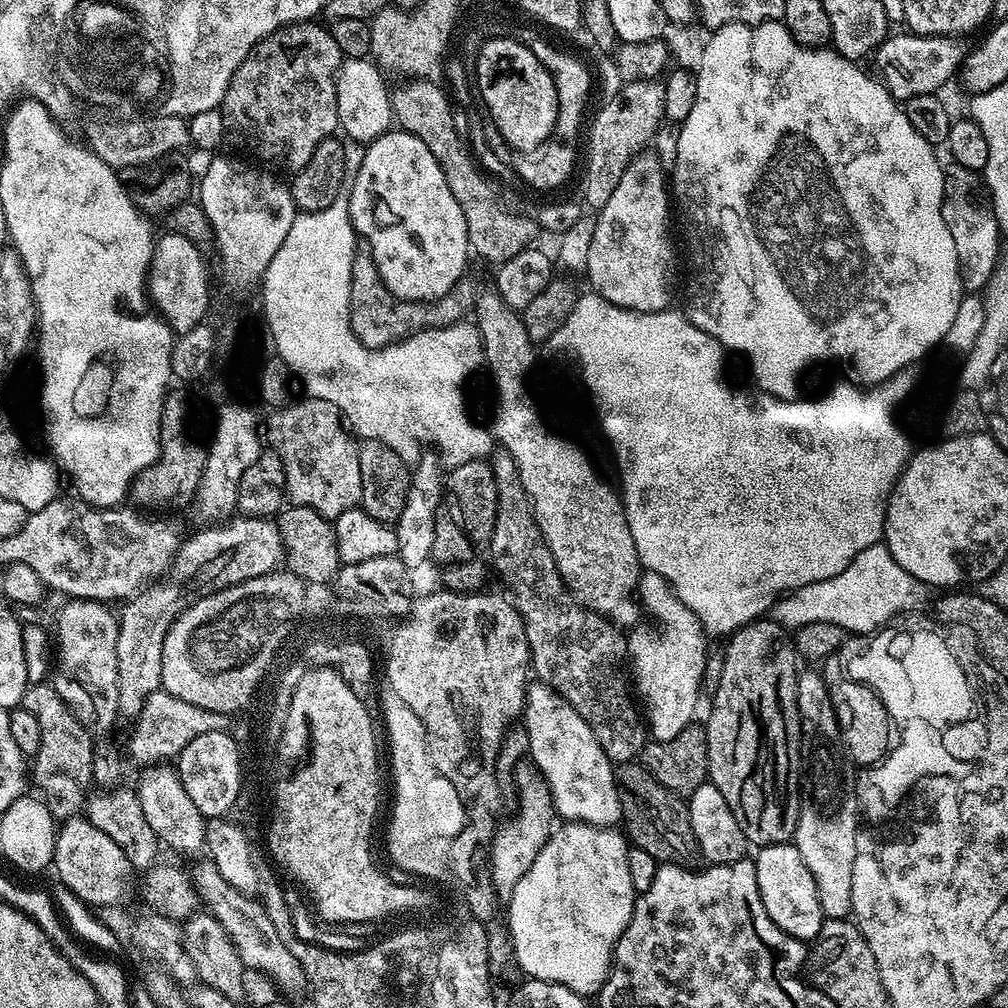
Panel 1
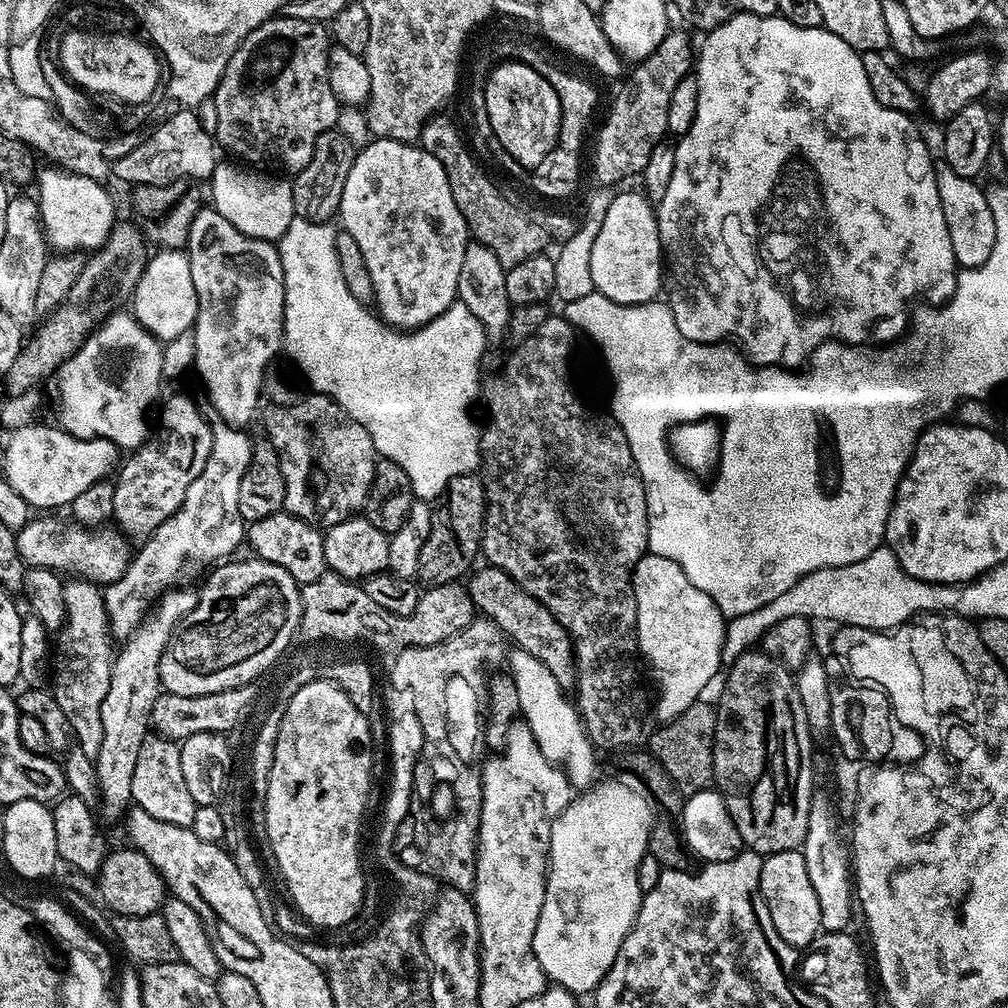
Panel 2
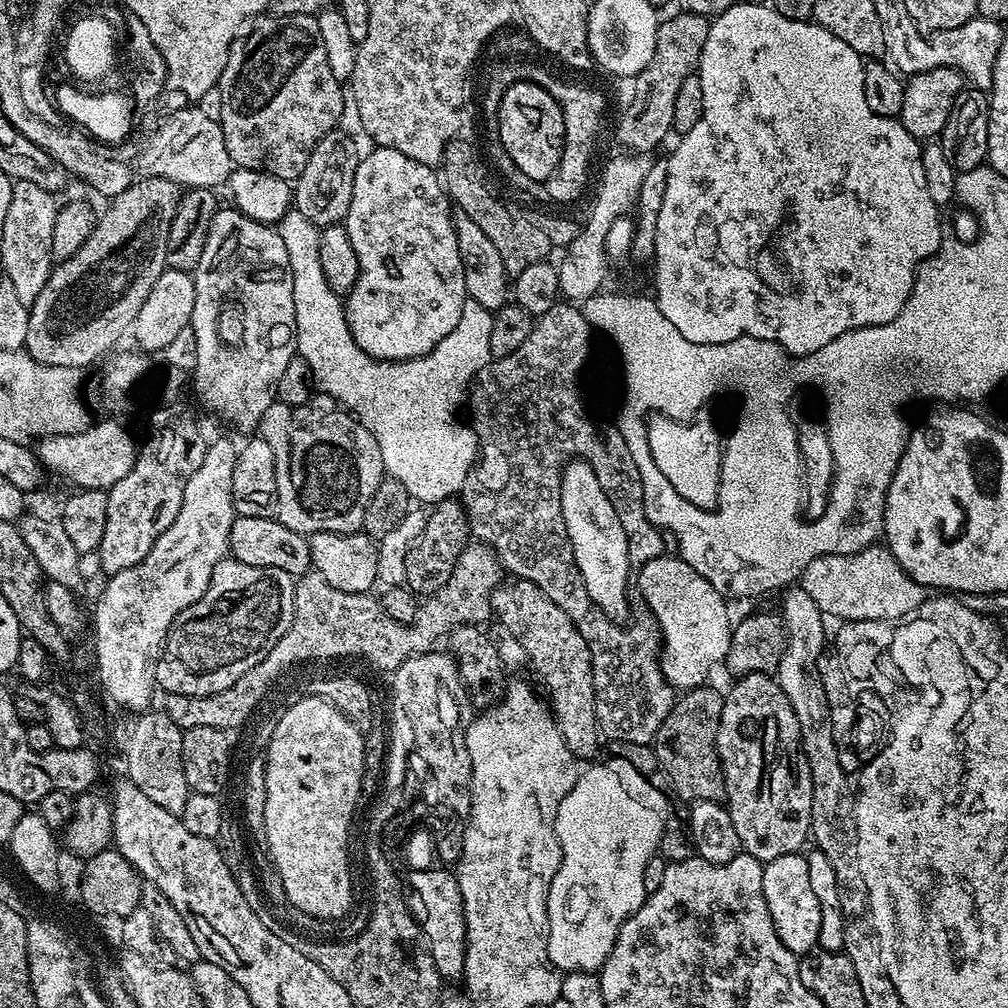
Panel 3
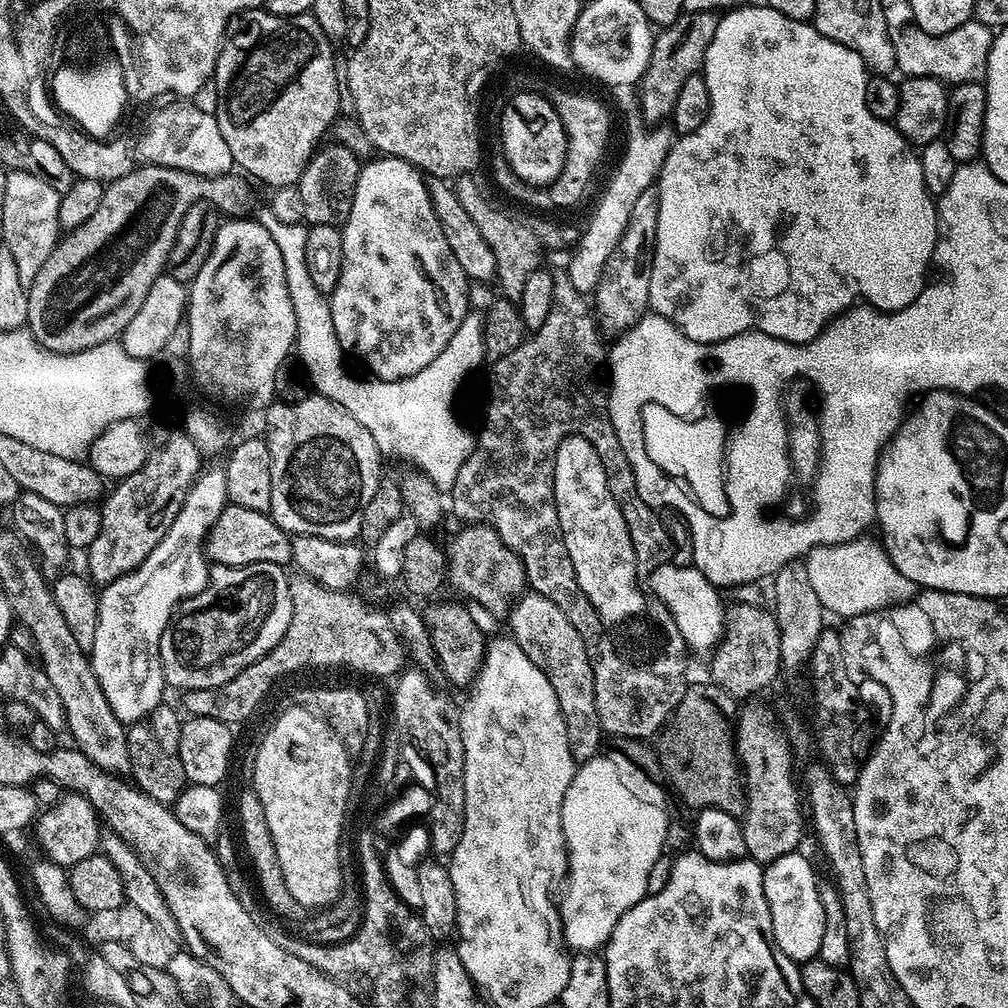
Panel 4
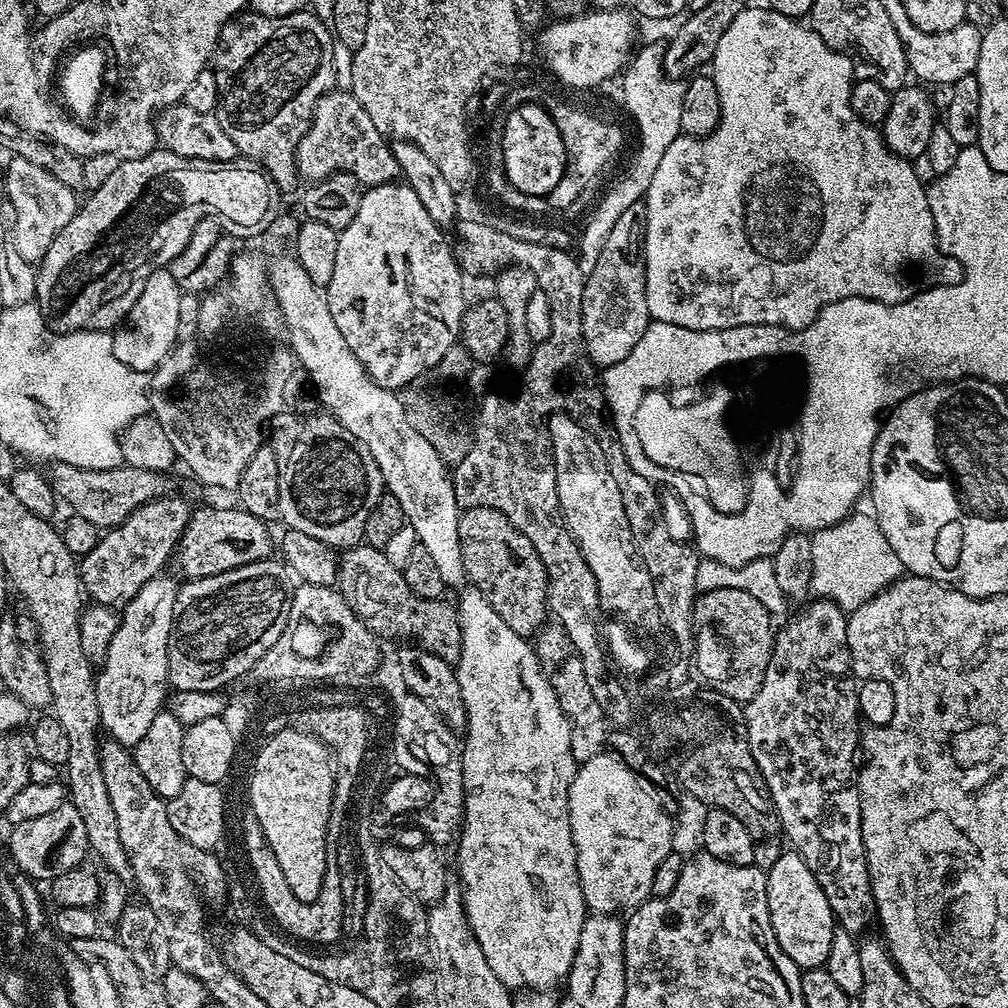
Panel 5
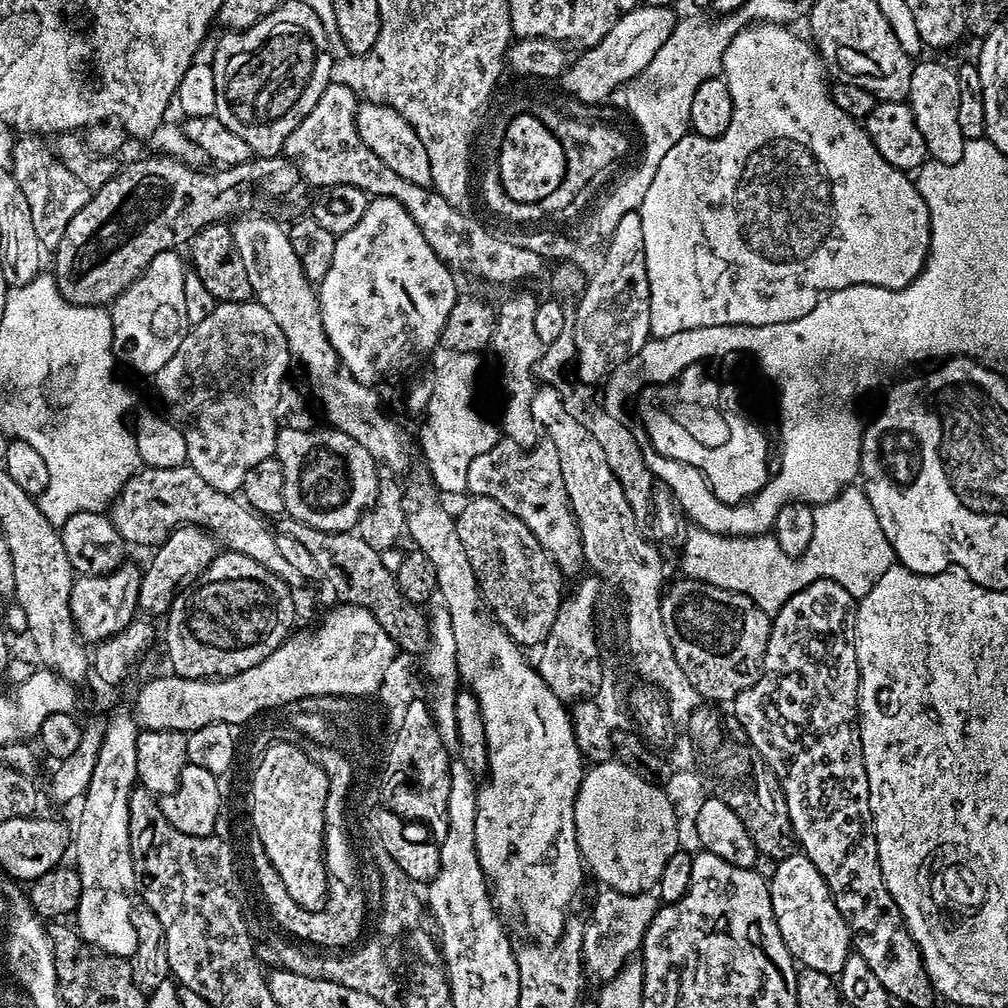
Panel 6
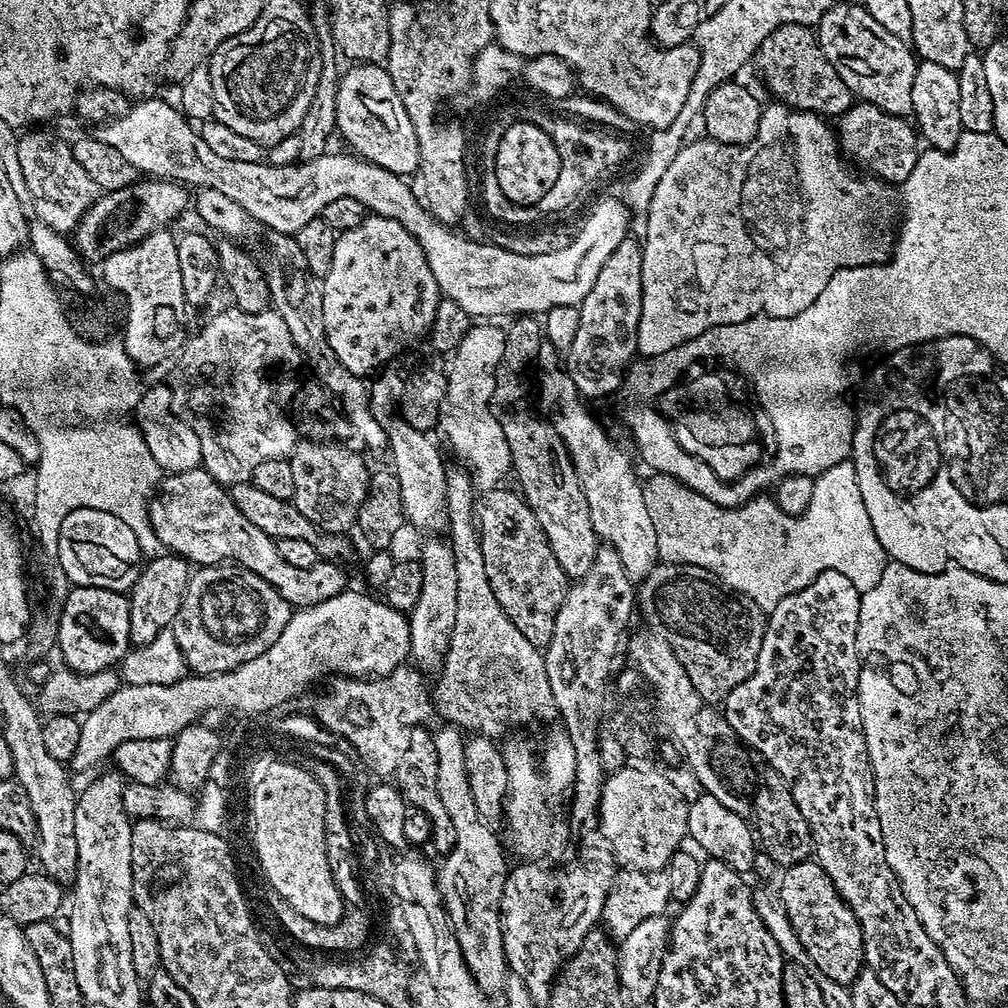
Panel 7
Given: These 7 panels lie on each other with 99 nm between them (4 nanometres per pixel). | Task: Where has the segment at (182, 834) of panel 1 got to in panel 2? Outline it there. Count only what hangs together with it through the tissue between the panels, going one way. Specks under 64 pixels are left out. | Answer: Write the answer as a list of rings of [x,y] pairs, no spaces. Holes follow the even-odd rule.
[[[150,734],[142,742],[142,750],[138,750],[138,762],[134,766],[132,804],[158,818],[158,822],[191,828],[198,805],[194,798],[190,798],[190,790],[186,790],[186,778],[182,778],[182,758],[177,741]]]

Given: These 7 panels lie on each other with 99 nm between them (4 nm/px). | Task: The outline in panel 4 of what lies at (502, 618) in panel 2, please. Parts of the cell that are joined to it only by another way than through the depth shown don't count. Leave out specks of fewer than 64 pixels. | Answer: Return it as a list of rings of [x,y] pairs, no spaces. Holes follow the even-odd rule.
[[[529,591],[513,604],[506,623],[512,627],[511,639],[522,646],[522,654],[526,654],[526,658],[530,658],[530,662],[534,662],[534,666],[546,674],[550,686],[554,686],[554,698],[558,698],[558,706],[564,715],[572,757],[577,762],[592,759],[601,751],[602,733],[594,702],[594,670],[590,670],[582,634],[574,630],[566,614],[562,614],[562,610],[558,610],[550,598],[534,591]]]

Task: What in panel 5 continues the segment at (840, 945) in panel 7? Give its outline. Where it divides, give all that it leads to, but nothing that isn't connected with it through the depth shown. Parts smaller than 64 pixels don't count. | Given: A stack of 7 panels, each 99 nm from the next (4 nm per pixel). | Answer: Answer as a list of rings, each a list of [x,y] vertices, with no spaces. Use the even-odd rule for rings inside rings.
[[[792,850],[780,855],[766,875],[770,926],[774,926],[778,946],[782,946],[785,954],[802,970],[825,967],[838,925],[830,910],[830,902],[826,902],[826,894],[822,894],[822,886],[818,886],[818,878],[810,874],[810,866],[806,866],[803,858]]]

